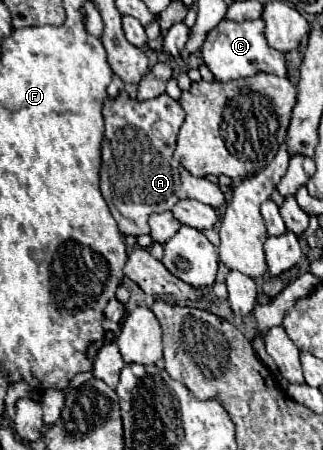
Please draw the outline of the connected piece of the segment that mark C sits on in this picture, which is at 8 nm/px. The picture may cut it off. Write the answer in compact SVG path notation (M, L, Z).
M223 18L213 30L207 32L205 42L201 46L201 56L203 56L203 62L207 64L207 68L215 74L215 80L231 82L231 80L255 76L259 72L287 76L285 54L267 44L263 30L265 30L265 22L261 18L243 20L243 22L233 22L233 20Z

